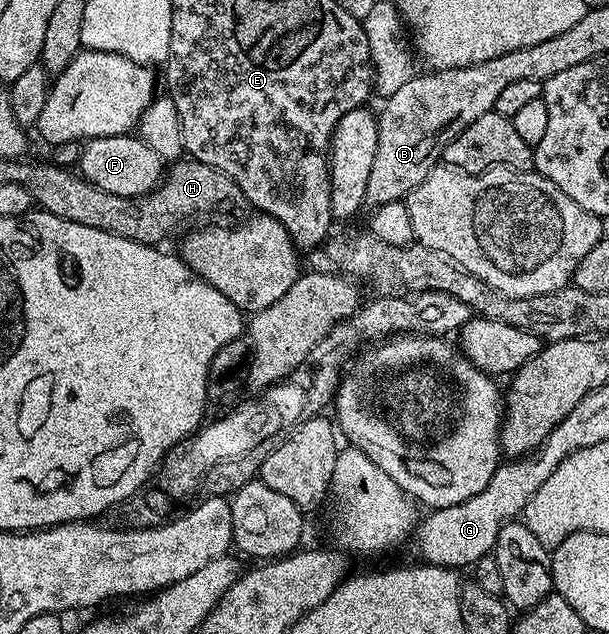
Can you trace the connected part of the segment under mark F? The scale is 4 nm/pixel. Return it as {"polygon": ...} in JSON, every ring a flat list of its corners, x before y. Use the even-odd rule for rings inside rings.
{"polygon":[[114,134,113,136,84,141,77,163,77,170,89,184,93,184,105,192,113,192,113,196,136,198,142,194,148,194,150,190,154,190,163,181,165,177,165,159,153,148,149,148,149,144,138,136]]}

